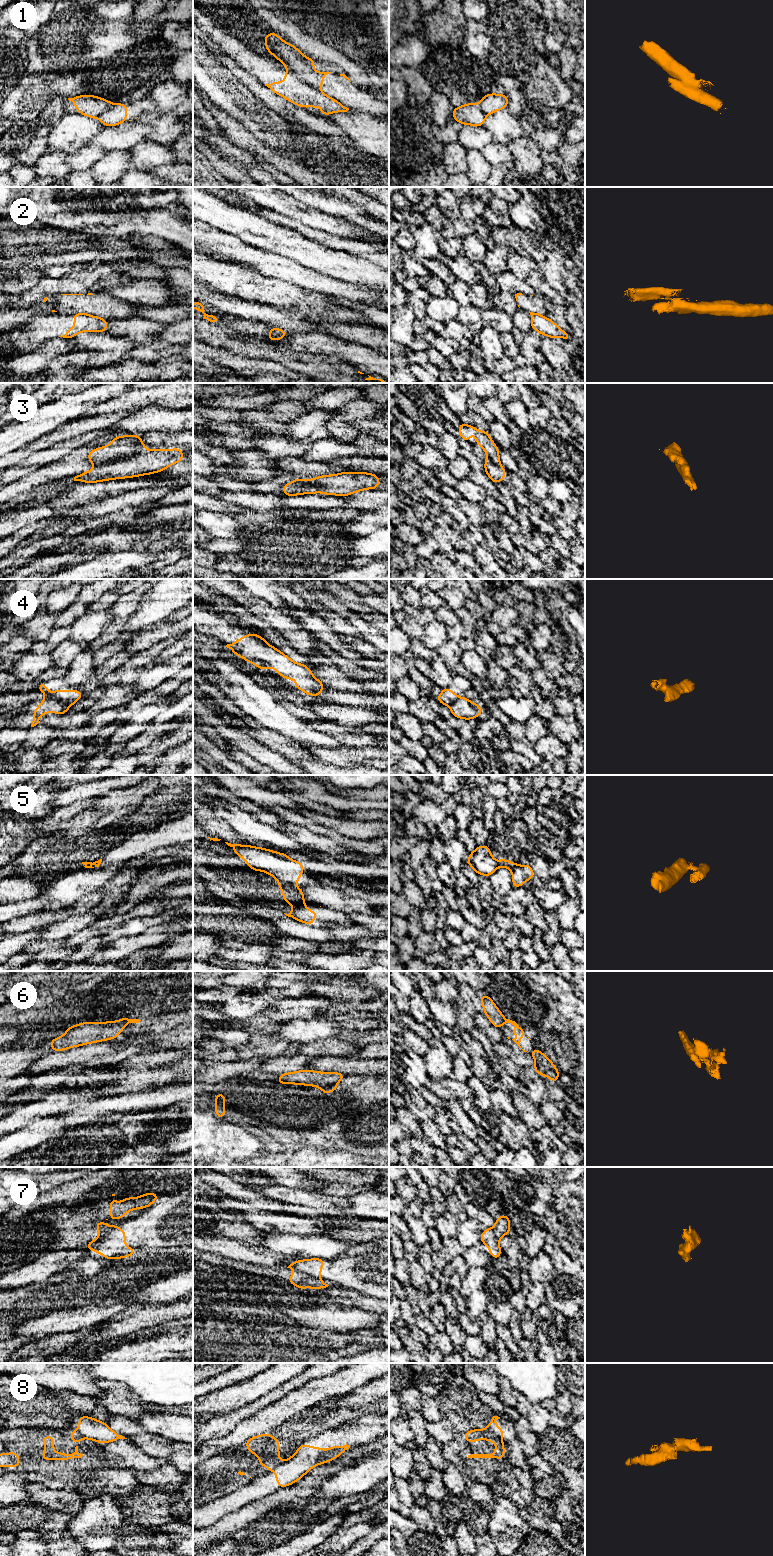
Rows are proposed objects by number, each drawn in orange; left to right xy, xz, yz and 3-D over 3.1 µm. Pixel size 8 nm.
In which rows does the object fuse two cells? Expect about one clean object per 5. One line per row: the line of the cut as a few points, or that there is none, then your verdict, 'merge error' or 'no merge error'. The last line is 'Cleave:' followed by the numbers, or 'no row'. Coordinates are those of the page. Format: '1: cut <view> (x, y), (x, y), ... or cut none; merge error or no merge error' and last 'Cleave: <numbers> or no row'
1: cut xz (289, 70), (302, 81), (320, 91); merge error
2: cut xy (79, 313), (87, 315); merge error
3: cut xy (144, 450), (130, 456), (96, 465); merge error
4: cut xy (47, 696), (69, 705); merge error
5: cut xz (279, 881), (289, 884); merge error
6: cut xz (335, 1083), (321, 1088); merge error
7: cut xz (294, 1269), (317, 1278); merge error
8: cut yz (487, 1427), (500, 1439); merge error
Cleave: 1, 2, 3, 4, 5, 6, 7, 8

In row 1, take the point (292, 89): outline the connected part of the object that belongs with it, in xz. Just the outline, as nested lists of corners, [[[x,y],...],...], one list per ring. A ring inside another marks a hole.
[[[292,71],[285,73],[284,82],[272,82],[265,84],[265,86],[297,106],[302,106],[303,108],[308,108],[309,105],[312,108],[321,107],[321,116],[349,110],[349,108],[325,95],[322,91],[302,82]]]

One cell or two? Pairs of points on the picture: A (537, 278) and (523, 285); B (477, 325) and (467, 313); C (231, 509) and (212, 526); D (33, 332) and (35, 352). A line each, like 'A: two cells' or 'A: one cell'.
A: two cells
B: one cell
C: two cells
D: two cells

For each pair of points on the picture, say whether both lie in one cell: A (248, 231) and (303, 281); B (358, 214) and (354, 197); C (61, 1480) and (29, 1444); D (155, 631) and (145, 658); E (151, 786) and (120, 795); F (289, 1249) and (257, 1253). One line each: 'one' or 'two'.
A: two
B: two
C: one
D: two
E: one
F: two

